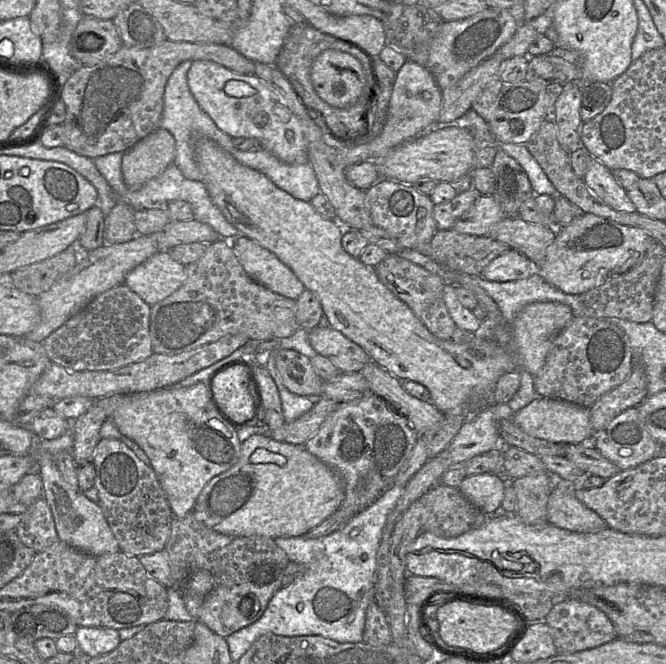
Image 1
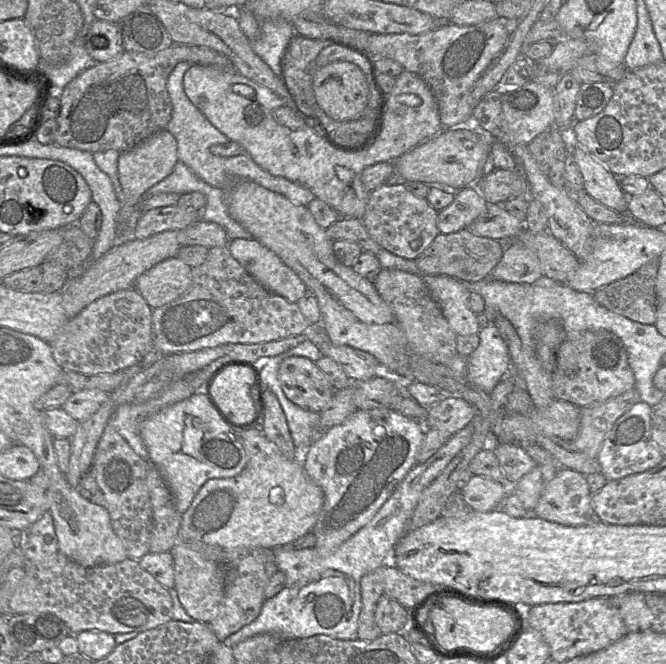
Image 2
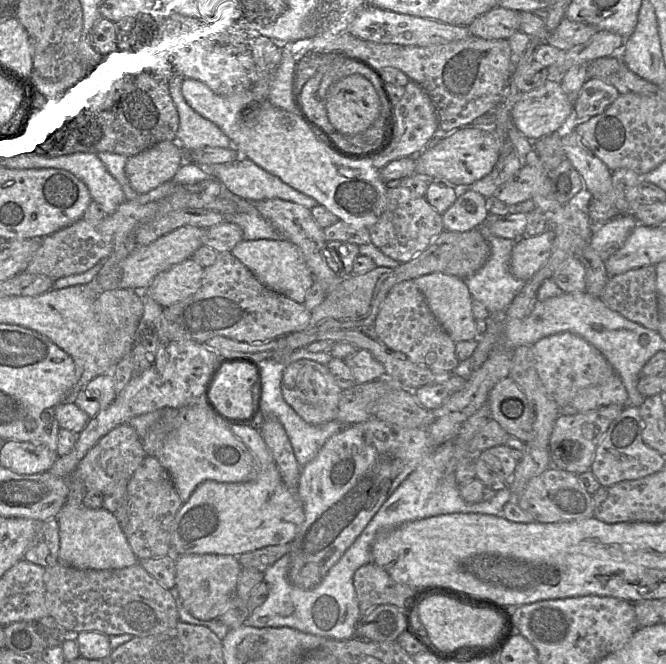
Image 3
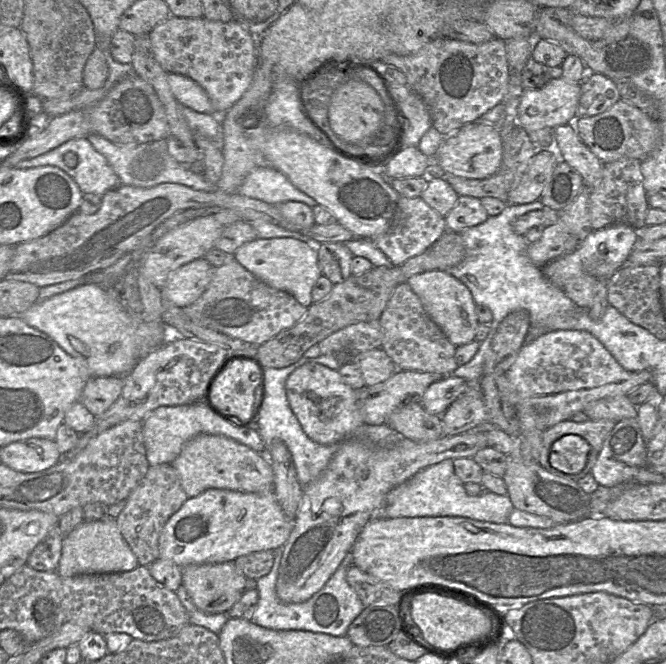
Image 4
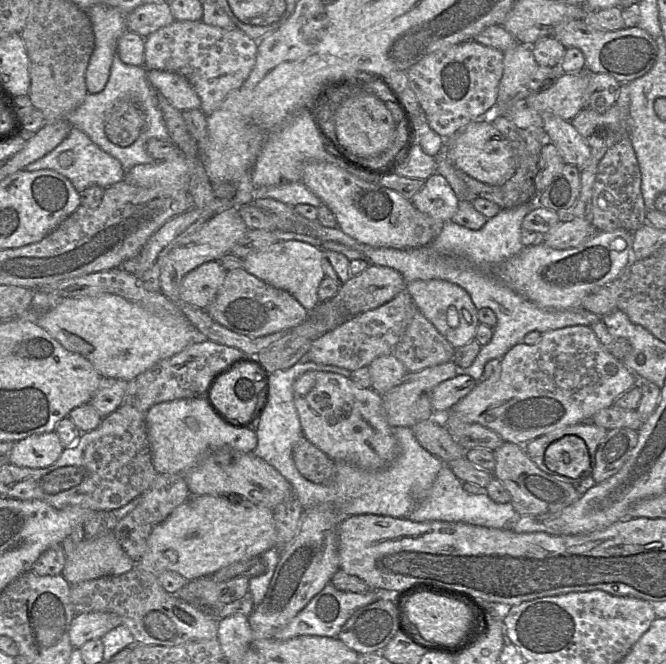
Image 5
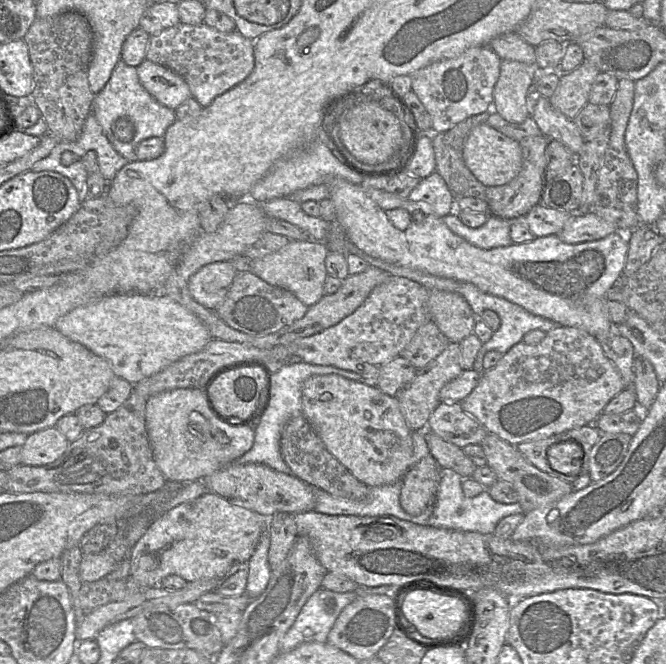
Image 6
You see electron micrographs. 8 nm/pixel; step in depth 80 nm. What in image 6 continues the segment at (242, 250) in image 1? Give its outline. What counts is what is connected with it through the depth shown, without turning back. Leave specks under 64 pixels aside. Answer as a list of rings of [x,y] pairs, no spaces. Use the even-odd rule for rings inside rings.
[[[314,240],[290,241],[278,251],[252,260],[251,272],[268,284],[291,292],[310,307],[324,296],[323,286],[327,277],[325,260],[328,253],[324,243]]]

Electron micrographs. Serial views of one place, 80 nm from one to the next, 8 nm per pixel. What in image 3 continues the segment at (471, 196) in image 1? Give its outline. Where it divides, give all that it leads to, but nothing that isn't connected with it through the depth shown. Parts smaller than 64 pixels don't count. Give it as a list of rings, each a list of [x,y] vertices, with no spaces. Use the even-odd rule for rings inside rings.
[[[465,191],[441,214],[444,230],[466,232],[482,225],[490,215],[486,200],[477,192]]]

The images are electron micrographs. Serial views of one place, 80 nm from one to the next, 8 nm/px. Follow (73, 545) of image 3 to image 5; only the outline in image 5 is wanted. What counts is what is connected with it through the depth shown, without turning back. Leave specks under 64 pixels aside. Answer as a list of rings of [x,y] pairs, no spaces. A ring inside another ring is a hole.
[[[113,532],[90,540],[83,539],[75,550],[66,556],[61,575],[72,585],[105,576],[124,574],[135,566],[135,562],[123,550]]]

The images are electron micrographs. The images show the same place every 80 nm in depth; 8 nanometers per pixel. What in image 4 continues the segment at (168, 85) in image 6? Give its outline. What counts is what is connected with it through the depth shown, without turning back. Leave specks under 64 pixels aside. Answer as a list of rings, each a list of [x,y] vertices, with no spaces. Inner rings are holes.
[[[168,73],[167,80],[178,103],[200,113],[216,115],[209,96],[197,82],[178,73]]]

